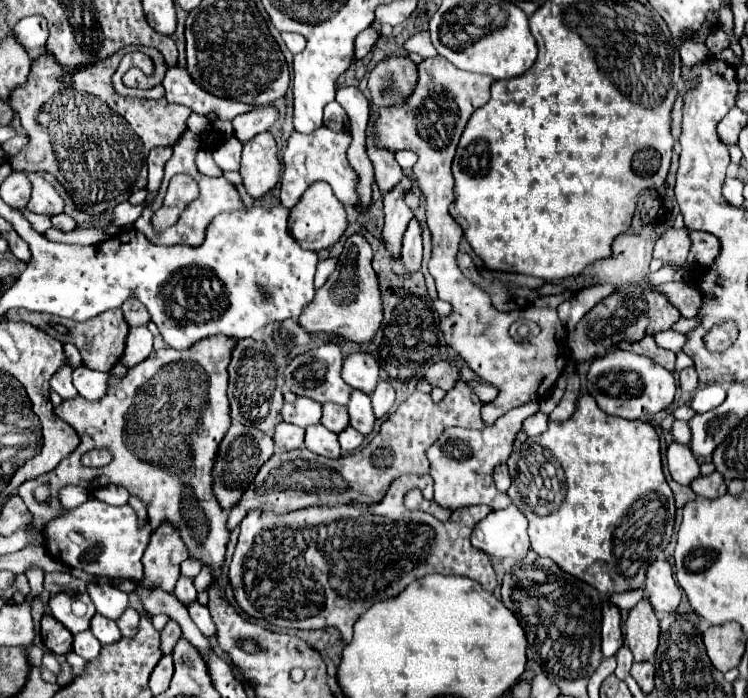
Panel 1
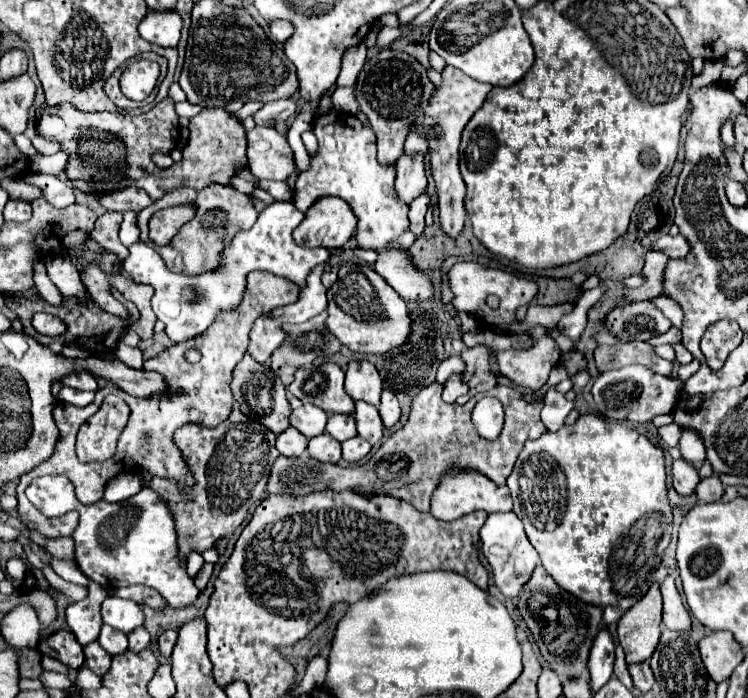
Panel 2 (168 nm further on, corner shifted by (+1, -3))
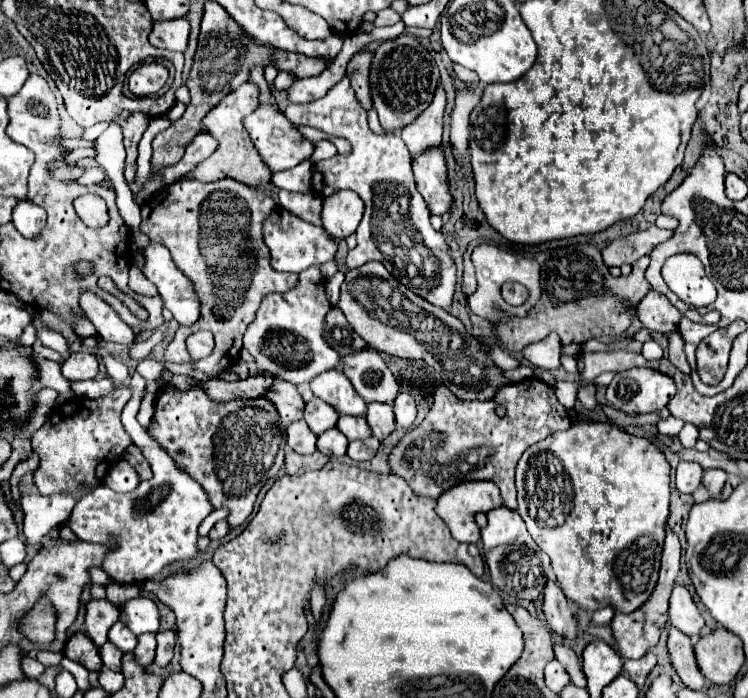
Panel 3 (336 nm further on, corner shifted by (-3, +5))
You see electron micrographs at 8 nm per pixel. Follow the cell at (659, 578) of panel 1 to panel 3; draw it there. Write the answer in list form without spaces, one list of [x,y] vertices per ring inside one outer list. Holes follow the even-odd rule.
[[[675,584],[669,606],[669,622],[679,628],[683,634],[695,638],[703,628],[703,618],[689,594],[689,590],[681,584]]]

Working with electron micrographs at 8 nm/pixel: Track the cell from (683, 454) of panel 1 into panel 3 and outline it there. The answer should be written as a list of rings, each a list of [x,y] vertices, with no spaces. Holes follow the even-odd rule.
[[[679,462],[677,466],[677,490],[683,494],[693,494],[701,484],[703,468],[693,462]]]

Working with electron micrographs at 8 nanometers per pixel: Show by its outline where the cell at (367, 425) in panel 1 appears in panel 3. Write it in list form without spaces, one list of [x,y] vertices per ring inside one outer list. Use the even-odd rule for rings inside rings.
[[[369,404],[367,406],[367,422],[381,442],[395,430],[395,416],[389,404]]]

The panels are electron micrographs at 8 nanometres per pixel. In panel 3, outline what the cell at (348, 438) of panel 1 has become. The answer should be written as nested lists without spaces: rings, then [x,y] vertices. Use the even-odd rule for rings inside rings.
[[[375,436],[365,438],[365,440],[353,440],[349,442],[347,456],[355,462],[367,462],[377,454],[377,448],[379,448],[379,440]]]

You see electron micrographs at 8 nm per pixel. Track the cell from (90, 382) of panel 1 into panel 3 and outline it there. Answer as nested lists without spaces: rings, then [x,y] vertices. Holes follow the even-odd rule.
[[[73,352],[63,360],[61,372],[67,380],[91,380],[99,372],[99,362],[91,352]]]

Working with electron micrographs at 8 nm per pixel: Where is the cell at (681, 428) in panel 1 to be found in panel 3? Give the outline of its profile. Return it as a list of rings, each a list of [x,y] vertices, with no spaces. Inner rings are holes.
[[[671,416],[671,418],[663,420],[663,422],[659,422],[657,428],[659,428],[659,434],[665,434],[665,436],[677,436],[677,434],[681,432],[681,428],[683,428],[683,422]]]

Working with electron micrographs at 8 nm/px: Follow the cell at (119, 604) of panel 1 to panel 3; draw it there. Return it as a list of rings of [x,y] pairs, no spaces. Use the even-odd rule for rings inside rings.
[[[139,596],[129,600],[123,608],[121,608],[121,616],[119,620],[129,626],[129,630],[135,636],[141,634],[157,634],[159,632],[159,610],[155,606],[155,602],[151,598]]]

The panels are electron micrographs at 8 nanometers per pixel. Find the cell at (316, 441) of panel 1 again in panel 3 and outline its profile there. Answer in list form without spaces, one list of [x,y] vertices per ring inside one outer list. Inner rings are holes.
[[[325,430],[325,434],[317,436],[317,450],[327,456],[345,456],[349,440],[337,430]]]

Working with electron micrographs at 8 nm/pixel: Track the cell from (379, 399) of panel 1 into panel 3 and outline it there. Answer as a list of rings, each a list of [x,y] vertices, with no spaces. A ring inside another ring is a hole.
[[[401,392],[401,394],[395,398],[393,410],[395,410],[397,426],[401,426],[401,428],[409,428],[409,426],[415,422],[417,408],[415,408],[415,400],[413,400],[409,394]]]

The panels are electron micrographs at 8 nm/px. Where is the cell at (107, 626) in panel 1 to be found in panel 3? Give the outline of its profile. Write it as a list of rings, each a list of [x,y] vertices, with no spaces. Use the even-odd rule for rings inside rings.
[[[115,622],[109,630],[109,642],[113,642],[123,652],[133,652],[137,646],[137,636],[133,636],[133,632],[123,622]]]

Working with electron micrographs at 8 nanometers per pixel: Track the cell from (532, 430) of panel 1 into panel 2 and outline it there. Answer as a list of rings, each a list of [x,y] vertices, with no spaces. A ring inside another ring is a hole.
[[[549,388],[549,392],[547,392],[545,396],[547,396],[547,402],[545,402],[545,398],[543,398],[541,420],[545,422],[545,428],[547,428],[549,432],[557,432],[557,430],[563,426],[565,416],[571,412],[573,402],[565,400],[565,396],[559,394],[559,392],[555,392],[553,388]]]

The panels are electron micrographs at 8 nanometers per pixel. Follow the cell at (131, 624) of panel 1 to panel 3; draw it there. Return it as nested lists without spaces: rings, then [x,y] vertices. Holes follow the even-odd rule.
[[[143,634],[143,636],[139,636],[139,644],[137,644],[137,648],[133,650],[133,654],[135,654],[135,660],[137,660],[141,666],[149,668],[149,666],[153,664],[153,658],[155,658],[155,636],[153,636],[153,634]]]

